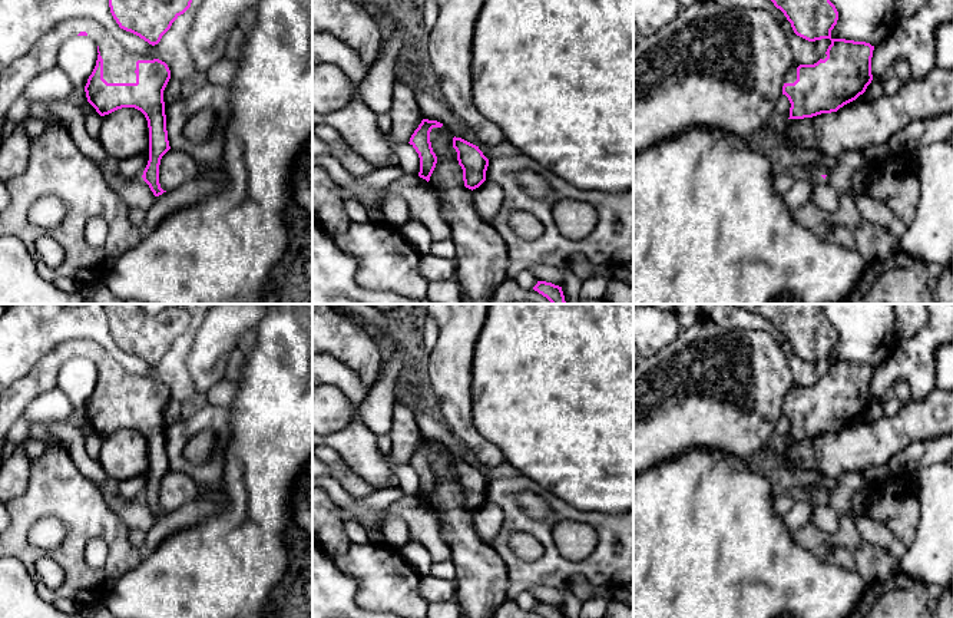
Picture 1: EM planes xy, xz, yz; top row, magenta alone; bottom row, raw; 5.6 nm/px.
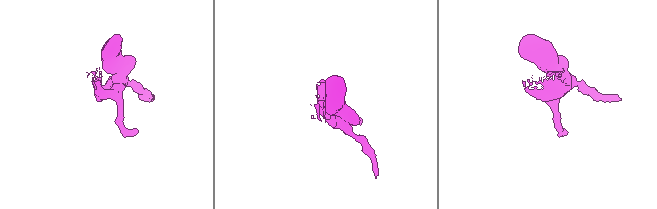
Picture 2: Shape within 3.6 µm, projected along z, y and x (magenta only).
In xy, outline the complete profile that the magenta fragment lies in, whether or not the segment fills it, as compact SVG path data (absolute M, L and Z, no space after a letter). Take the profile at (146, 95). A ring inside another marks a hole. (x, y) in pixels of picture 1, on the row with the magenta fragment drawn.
M70 19L57 24L49 33L46 33L42 39L39 39L36 44L33 46L33 49L26 56L20 57L19 60L16 60L14 63L9 66L1 67L0 70L0 141L3 139L1 128L6 123L4 119L6 119L6 113L9 108L17 99L21 98L24 87L29 85L32 79L57 66L57 54L62 44L73 36L87 36L97 46L99 54L97 54L96 66L85 86L87 102L96 109L96 112L100 116L105 116L122 108L135 108L145 115L148 120L148 128L149 128L149 161L143 171L142 178L149 185L155 196L162 195L166 191L163 191L159 184L159 165L161 165L162 156L171 149L169 141L168 141L168 130L166 130L163 90L171 79L171 70L165 62L156 59L152 54L139 56L139 54L133 54L128 52L110 33L107 33L103 29L102 24L99 24L97 22L92 19Z

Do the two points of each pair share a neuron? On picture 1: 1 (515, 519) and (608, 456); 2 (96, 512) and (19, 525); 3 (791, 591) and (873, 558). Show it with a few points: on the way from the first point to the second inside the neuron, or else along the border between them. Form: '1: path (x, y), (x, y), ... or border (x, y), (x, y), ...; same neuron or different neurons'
1: border (523, 475), (581, 512); different neurons
2: path (78, 508), (37, 508); same neuron
3: border (854, 571), (867, 582); different neurons

